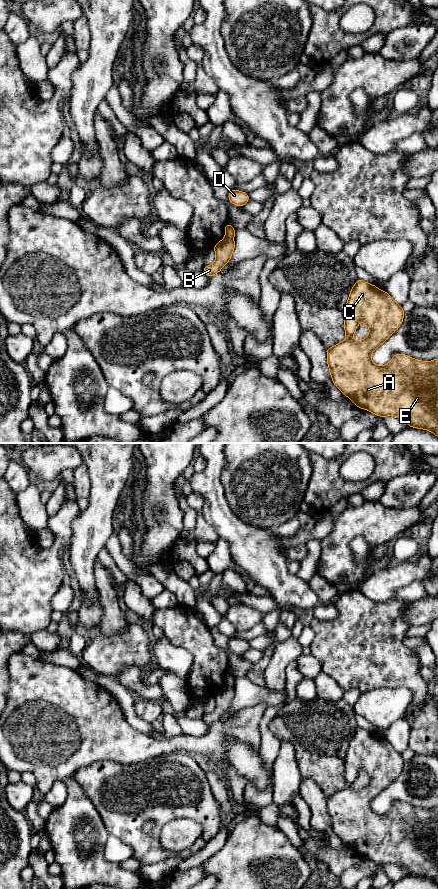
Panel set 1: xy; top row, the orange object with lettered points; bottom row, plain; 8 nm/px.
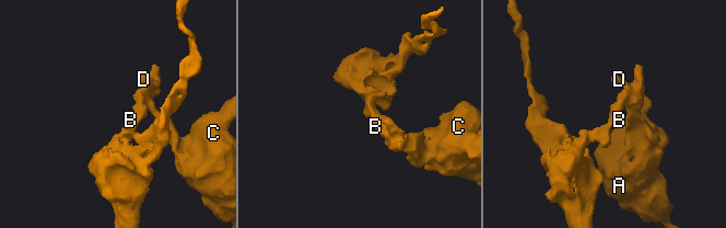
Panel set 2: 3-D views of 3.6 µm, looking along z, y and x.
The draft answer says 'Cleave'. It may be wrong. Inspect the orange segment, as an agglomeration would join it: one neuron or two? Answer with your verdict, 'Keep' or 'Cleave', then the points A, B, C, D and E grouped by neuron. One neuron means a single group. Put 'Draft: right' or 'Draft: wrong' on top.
Draft: right
Cleave. Groups: A C D E / B

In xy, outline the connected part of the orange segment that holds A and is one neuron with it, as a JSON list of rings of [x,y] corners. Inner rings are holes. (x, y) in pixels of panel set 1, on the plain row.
[[[358,727],[350,739],[345,756],[344,778],[346,787],[327,796],[327,811],[334,833],[358,856],[380,865],[396,864],[407,869],[408,875],[425,877],[438,885],[438,806],[430,810],[417,808],[405,802],[394,802],[387,813],[378,814],[371,808],[377,795],[384,791],[402,772],[404,759],[401,753],[375,733]],[[360,770],[364,770],[370,780],[362,789],[355,789],[353,783]]]

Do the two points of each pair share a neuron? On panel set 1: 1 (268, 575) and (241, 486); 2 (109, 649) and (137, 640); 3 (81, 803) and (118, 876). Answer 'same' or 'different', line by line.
1: different
2: same
3: same

